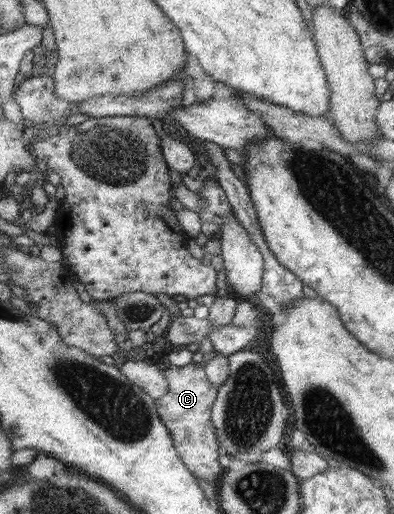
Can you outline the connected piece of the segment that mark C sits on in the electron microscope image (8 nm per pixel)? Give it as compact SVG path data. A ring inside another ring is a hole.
M188 363L182 367L170 365L162 371L167 382L166 395L156 399L156 409L159 410L160 421L166 426L174 441L175 452L180 461L198 478L212 485L220 474L218 456L219 442L215 437L215 428L210 426L210 404L214 403L217 388L207 380L203 365Z

